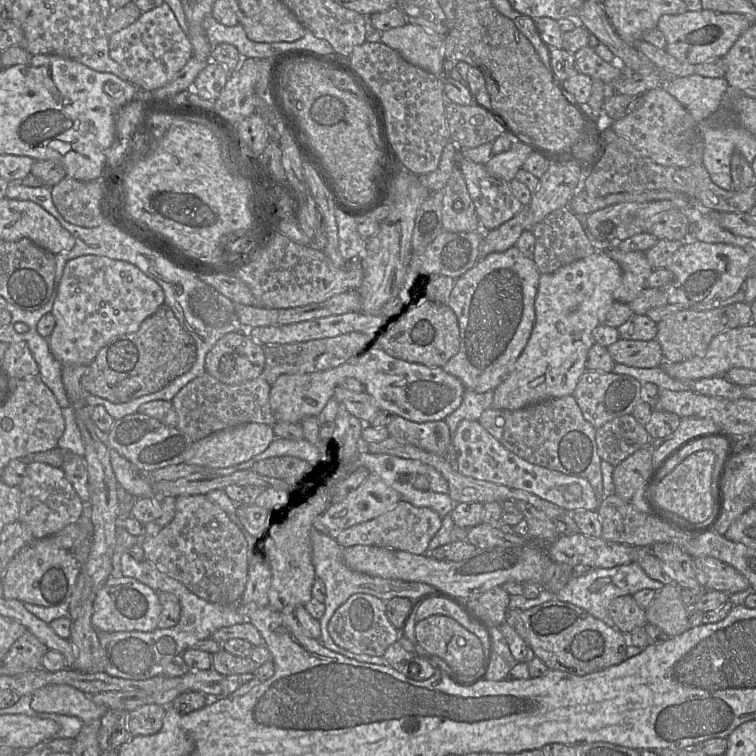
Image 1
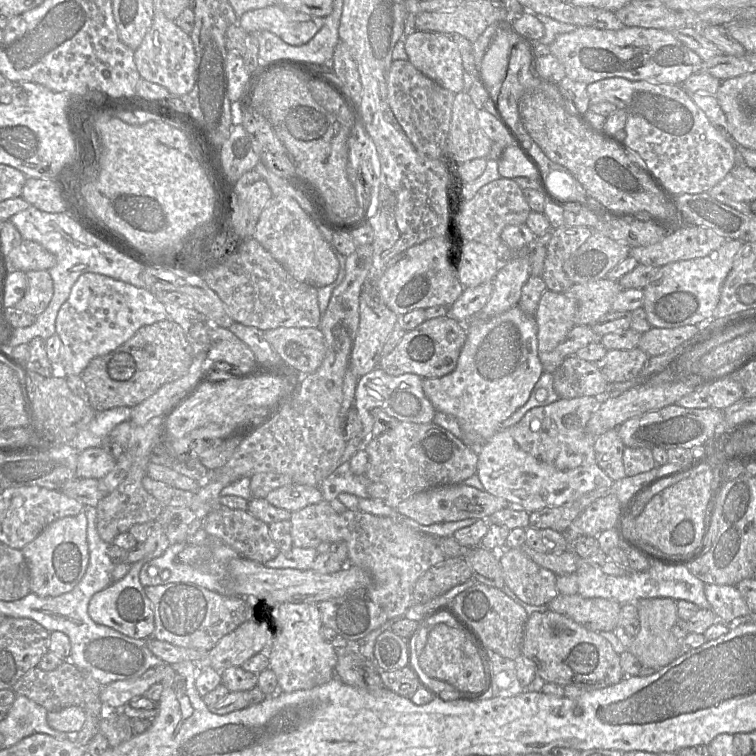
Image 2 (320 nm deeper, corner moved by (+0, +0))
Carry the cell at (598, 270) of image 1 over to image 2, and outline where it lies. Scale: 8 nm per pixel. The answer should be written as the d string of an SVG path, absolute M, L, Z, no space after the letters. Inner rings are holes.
M550 290L543 292L535 312L540 361L541 353L549 353L553 351L575 326L575 313L576 301L572 297L567 296L565 293L556 293Z

